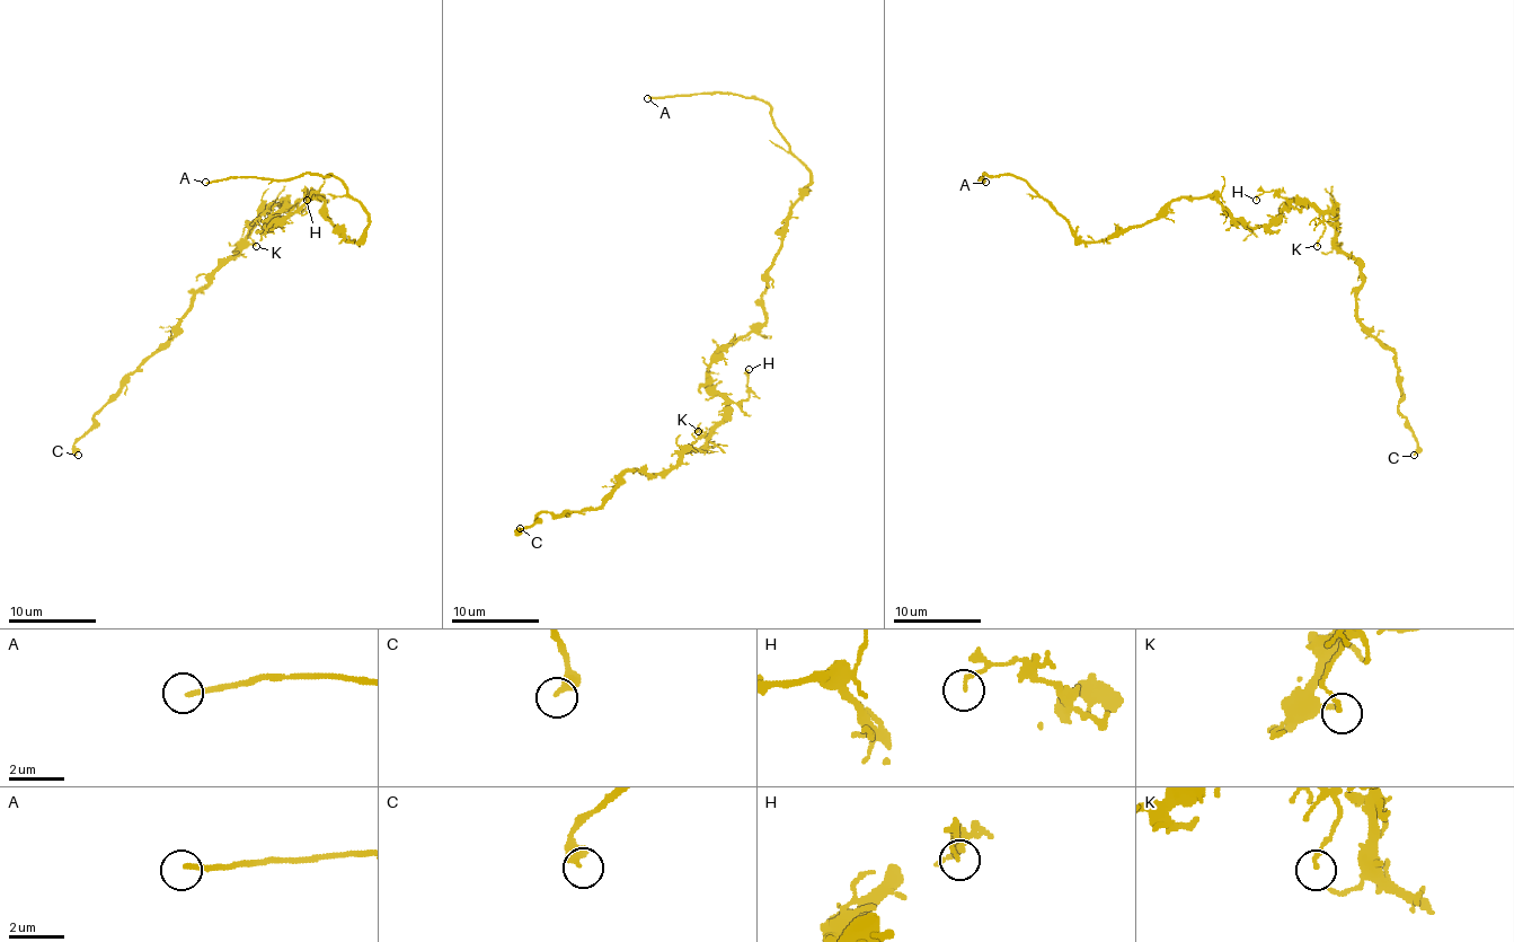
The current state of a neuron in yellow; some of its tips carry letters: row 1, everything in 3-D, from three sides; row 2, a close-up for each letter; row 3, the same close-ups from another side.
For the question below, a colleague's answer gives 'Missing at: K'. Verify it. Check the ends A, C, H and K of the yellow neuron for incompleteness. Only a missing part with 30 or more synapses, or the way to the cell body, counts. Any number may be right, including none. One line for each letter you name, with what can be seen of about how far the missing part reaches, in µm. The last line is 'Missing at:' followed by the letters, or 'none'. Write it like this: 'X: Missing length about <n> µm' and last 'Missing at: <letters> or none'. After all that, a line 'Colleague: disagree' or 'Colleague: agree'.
A: Missing length about 8 µm
Missing at: A
Colleague: disagree

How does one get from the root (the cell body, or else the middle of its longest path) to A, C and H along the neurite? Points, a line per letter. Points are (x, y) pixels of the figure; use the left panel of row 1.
A: (282, 218), (321, 197), (324, 213), (351, 241), (359, 241), (368, 223), (368, 213), (335, 176), (205, 182)
C: (282, 218), (266, 226), (275, 202), (249, 226), (78, 455)
H: (282, 218), (266, 226), (286, 209), (295, 207), (307, 195), (304, 191), (307, 200)

